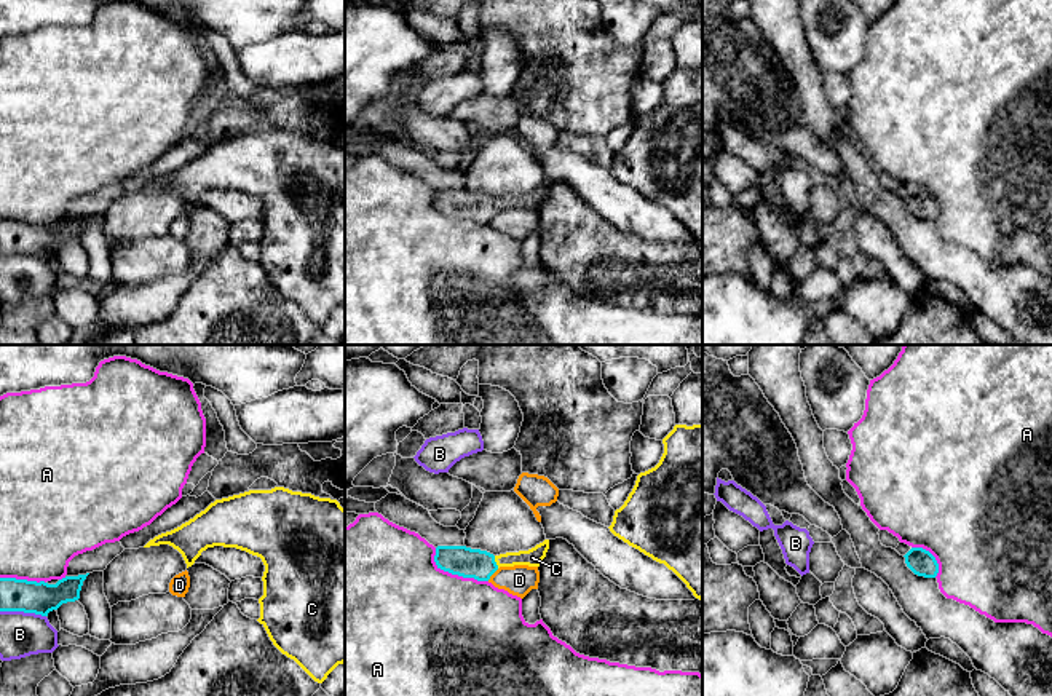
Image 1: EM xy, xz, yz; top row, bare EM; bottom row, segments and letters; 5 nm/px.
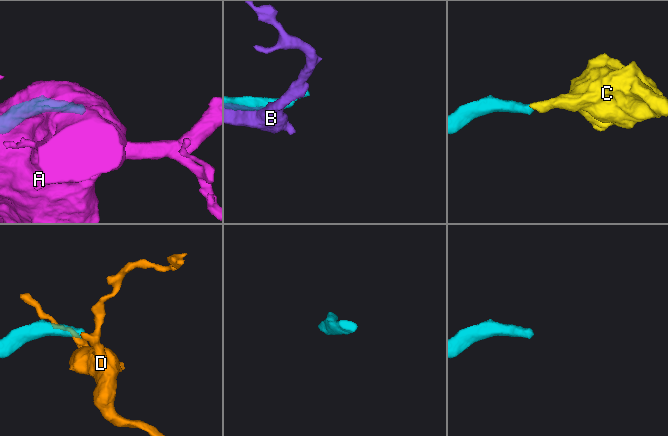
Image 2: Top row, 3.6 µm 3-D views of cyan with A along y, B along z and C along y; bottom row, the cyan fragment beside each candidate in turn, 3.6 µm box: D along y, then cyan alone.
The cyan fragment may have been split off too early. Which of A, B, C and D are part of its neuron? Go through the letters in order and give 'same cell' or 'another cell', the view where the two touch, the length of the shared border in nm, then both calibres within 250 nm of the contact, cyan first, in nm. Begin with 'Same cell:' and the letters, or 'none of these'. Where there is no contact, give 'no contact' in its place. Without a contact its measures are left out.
Same cell: C
A: another cell | xz | 320 nm | 150/500 nm
B: another cell | xy | 240 nm | 160/220 nm
C: same cell | xz | 70 nm | 150/90 nm
D: another cell | xz | 90 nm | 150/160 nm

